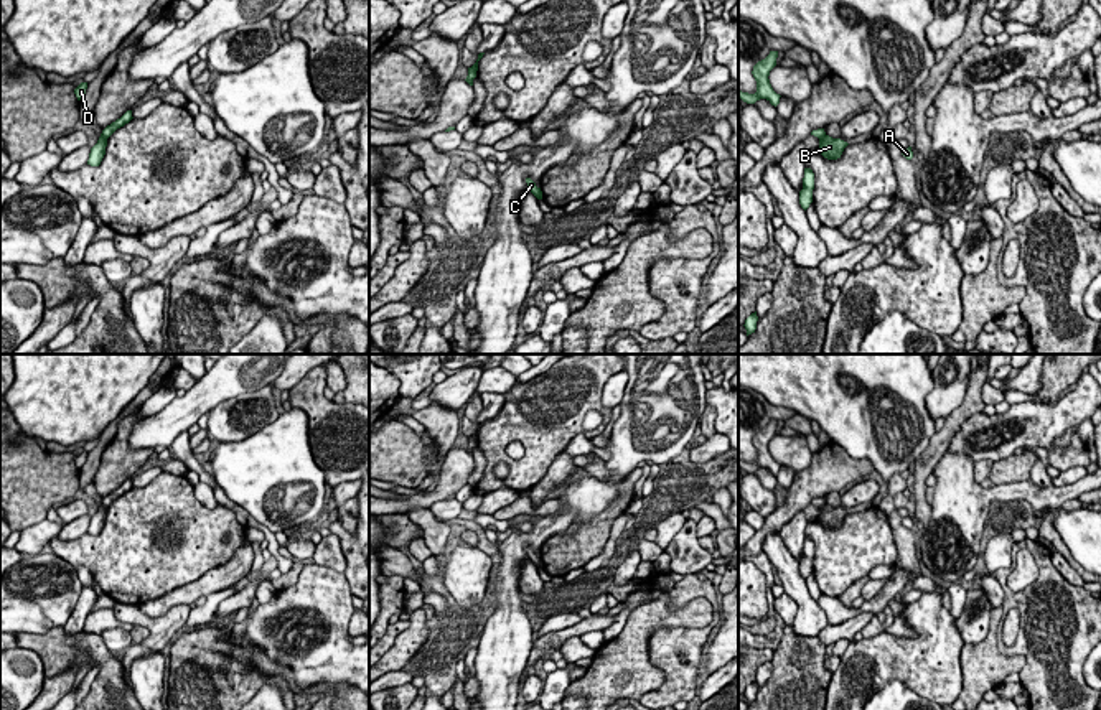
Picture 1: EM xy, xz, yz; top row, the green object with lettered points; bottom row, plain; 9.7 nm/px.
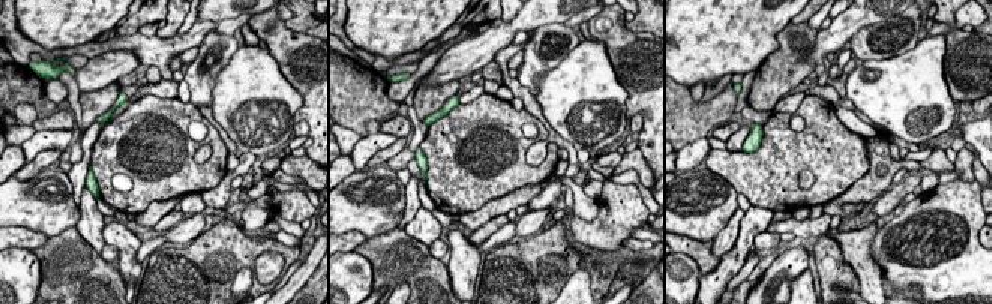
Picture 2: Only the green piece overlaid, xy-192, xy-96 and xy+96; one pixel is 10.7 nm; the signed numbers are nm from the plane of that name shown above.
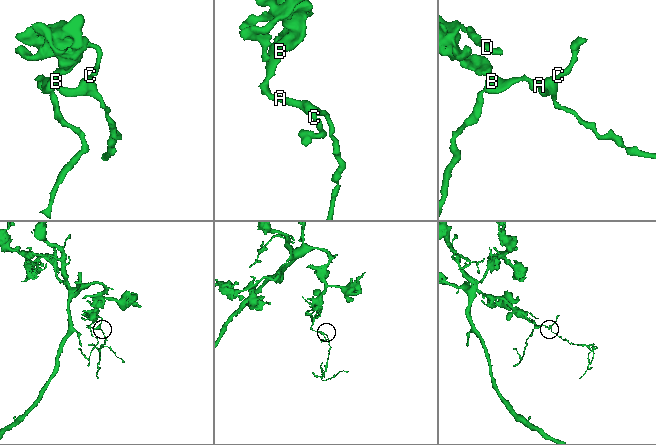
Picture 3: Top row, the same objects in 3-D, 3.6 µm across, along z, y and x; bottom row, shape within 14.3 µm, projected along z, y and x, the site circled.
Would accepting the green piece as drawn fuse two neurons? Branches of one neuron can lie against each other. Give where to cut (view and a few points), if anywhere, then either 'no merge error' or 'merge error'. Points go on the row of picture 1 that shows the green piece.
cut in xy along (101, 134), (106, 139); merge error

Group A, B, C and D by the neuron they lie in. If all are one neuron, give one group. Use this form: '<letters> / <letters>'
A B C / D

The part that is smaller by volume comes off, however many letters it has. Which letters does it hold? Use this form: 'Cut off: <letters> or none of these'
Cut off: A, B, C

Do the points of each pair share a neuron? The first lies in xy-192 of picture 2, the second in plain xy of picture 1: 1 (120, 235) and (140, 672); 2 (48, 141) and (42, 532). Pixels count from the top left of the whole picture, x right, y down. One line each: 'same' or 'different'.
1: same
2: same

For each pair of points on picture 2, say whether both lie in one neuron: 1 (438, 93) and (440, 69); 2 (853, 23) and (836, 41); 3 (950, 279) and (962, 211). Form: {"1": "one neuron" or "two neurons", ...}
{"1": "two neurons", "2": "one neuron", "3": "one neuron"}

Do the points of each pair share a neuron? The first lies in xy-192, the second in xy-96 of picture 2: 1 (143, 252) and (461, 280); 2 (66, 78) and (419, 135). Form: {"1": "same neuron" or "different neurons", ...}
{"1": "different neurons", "2": "same neuron"}

